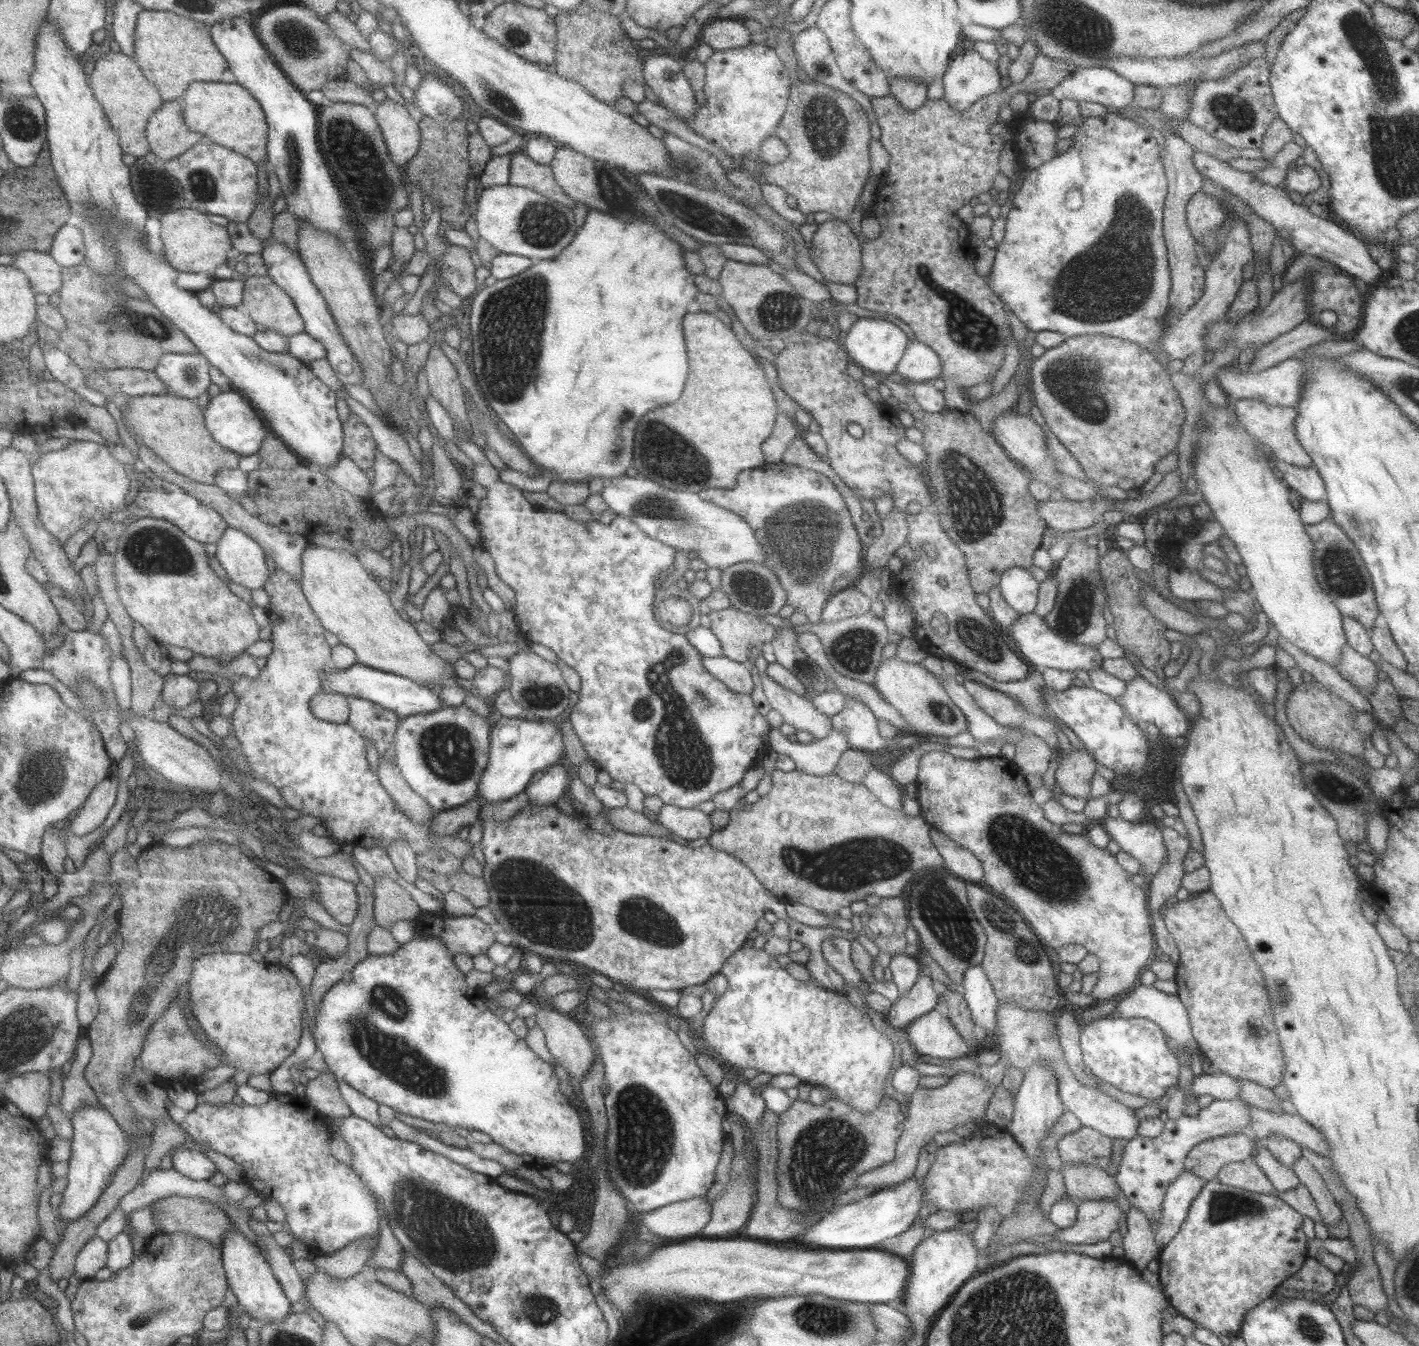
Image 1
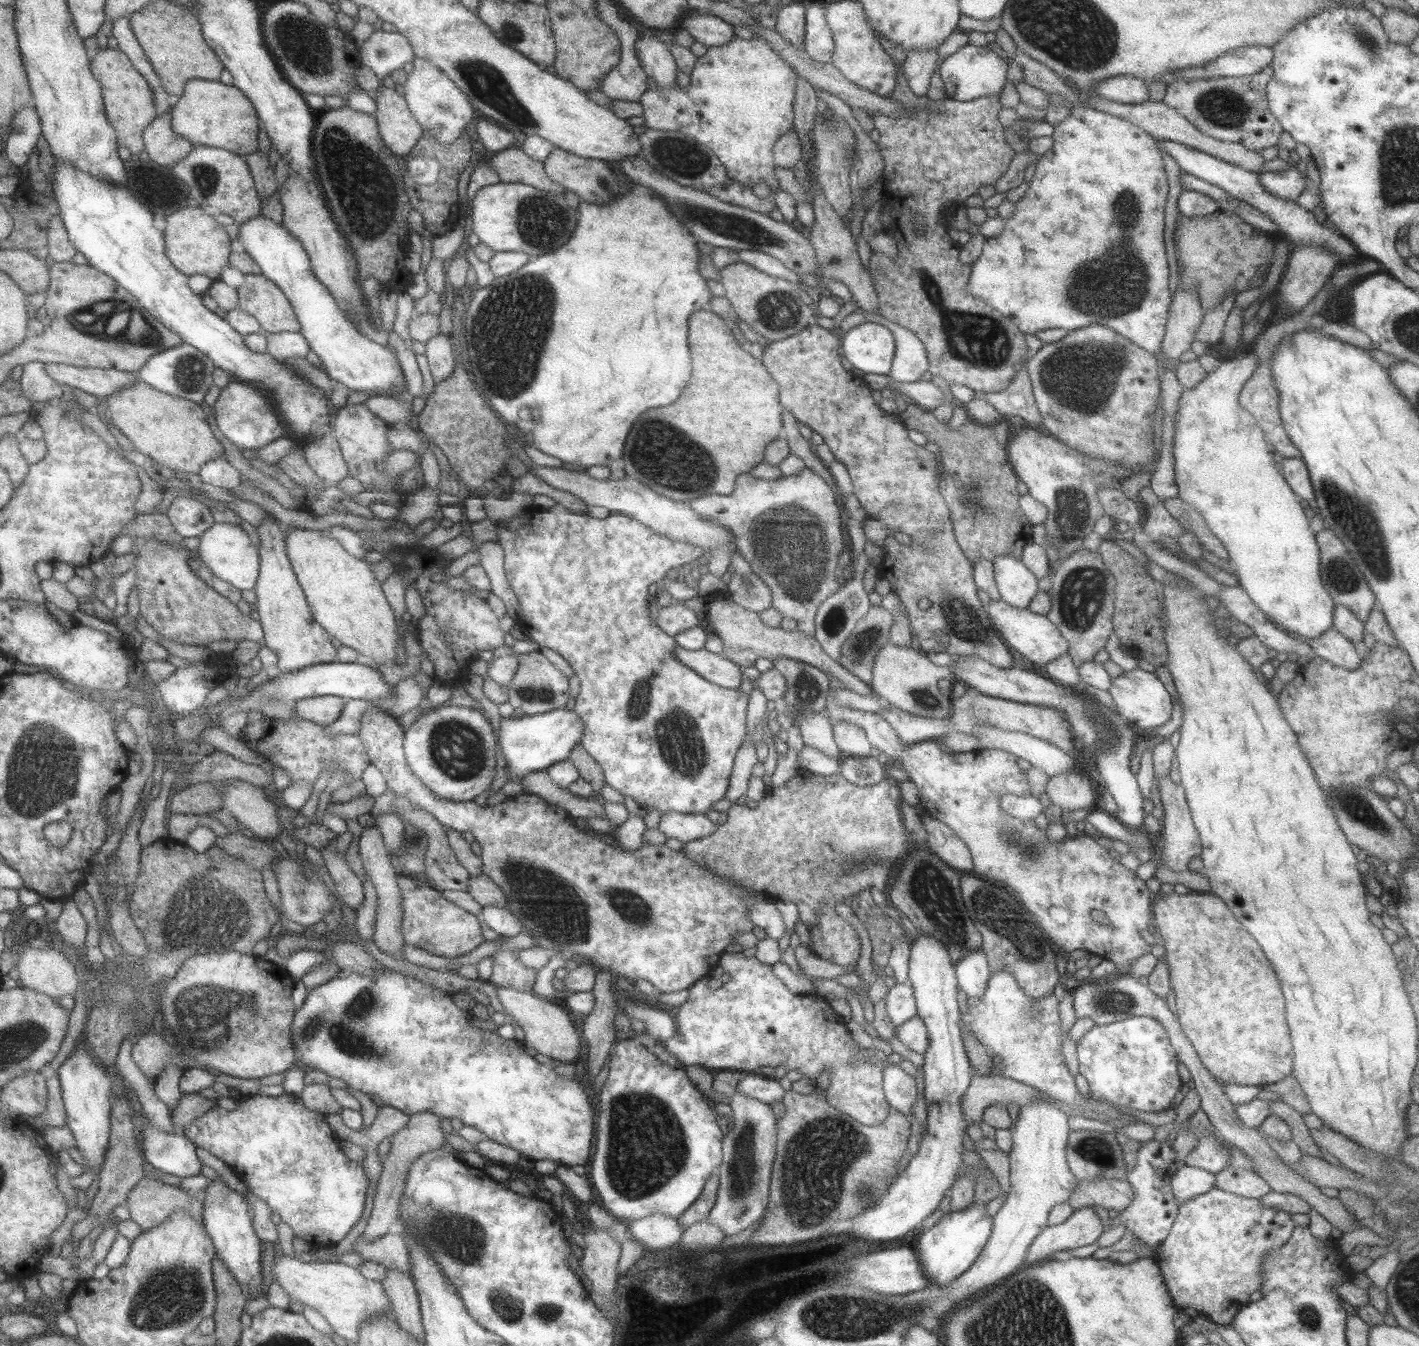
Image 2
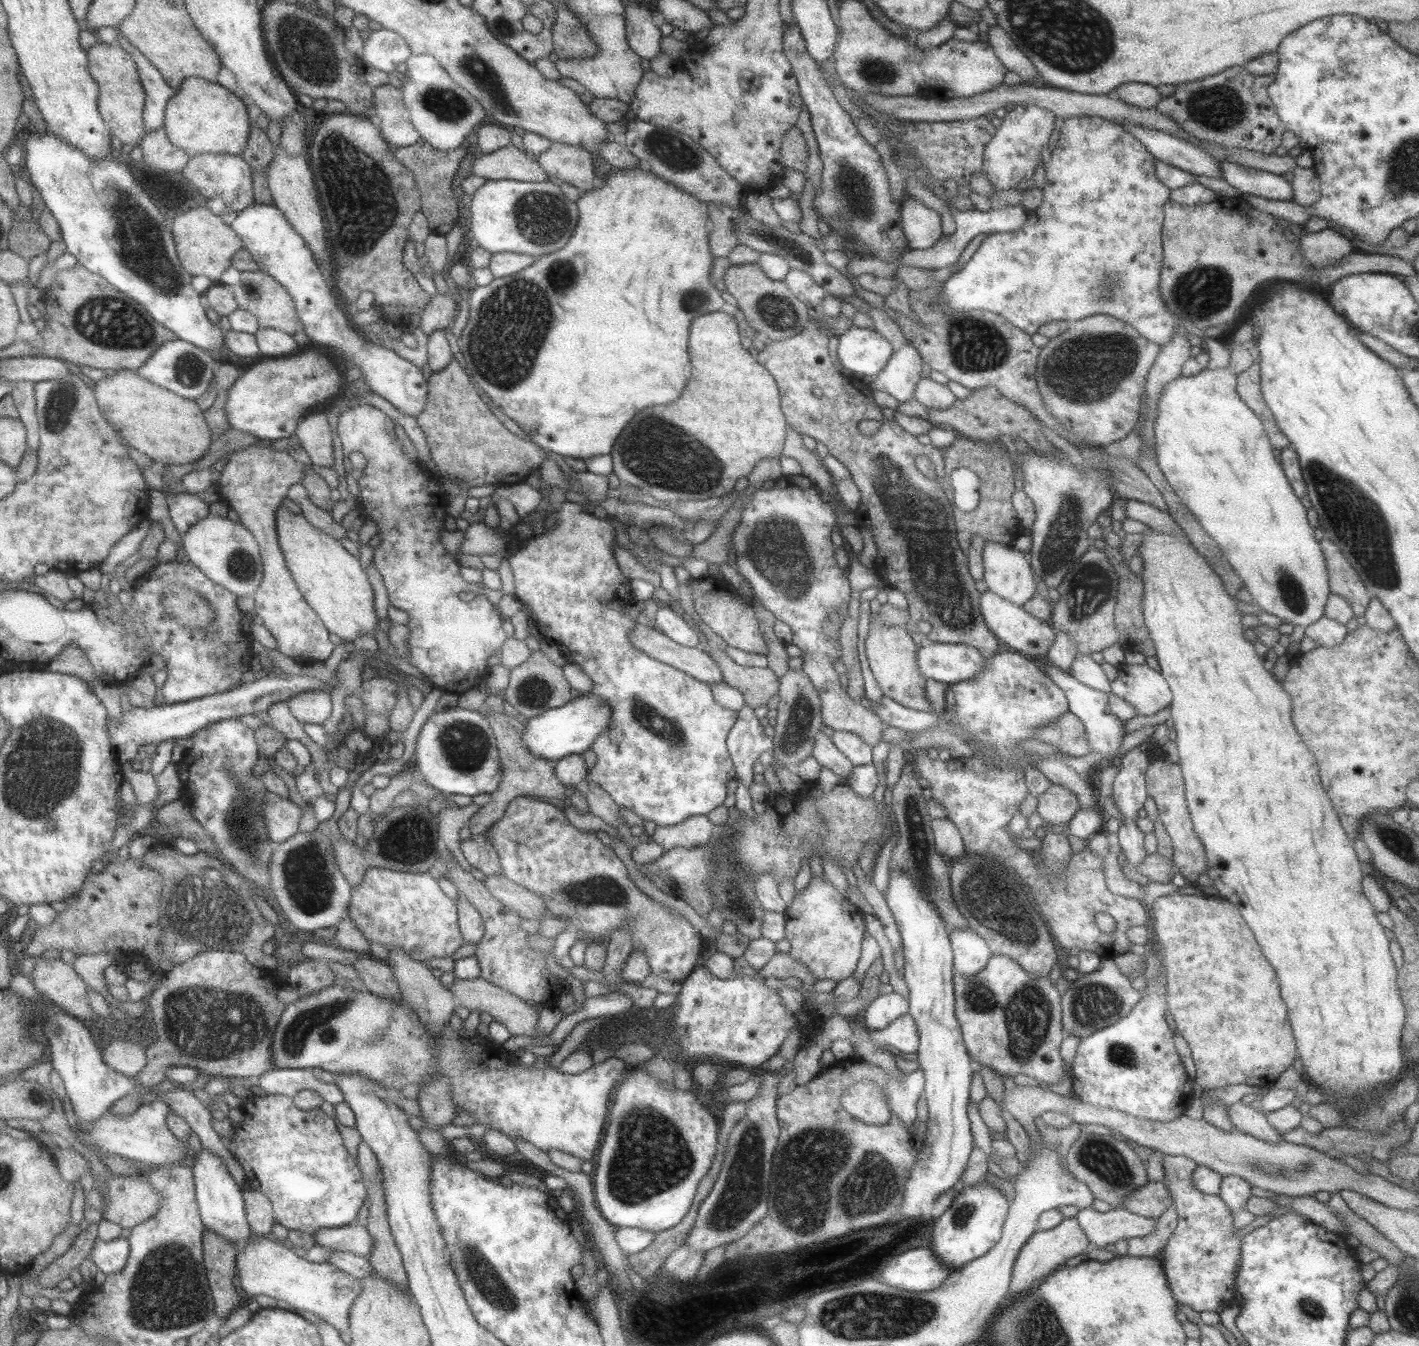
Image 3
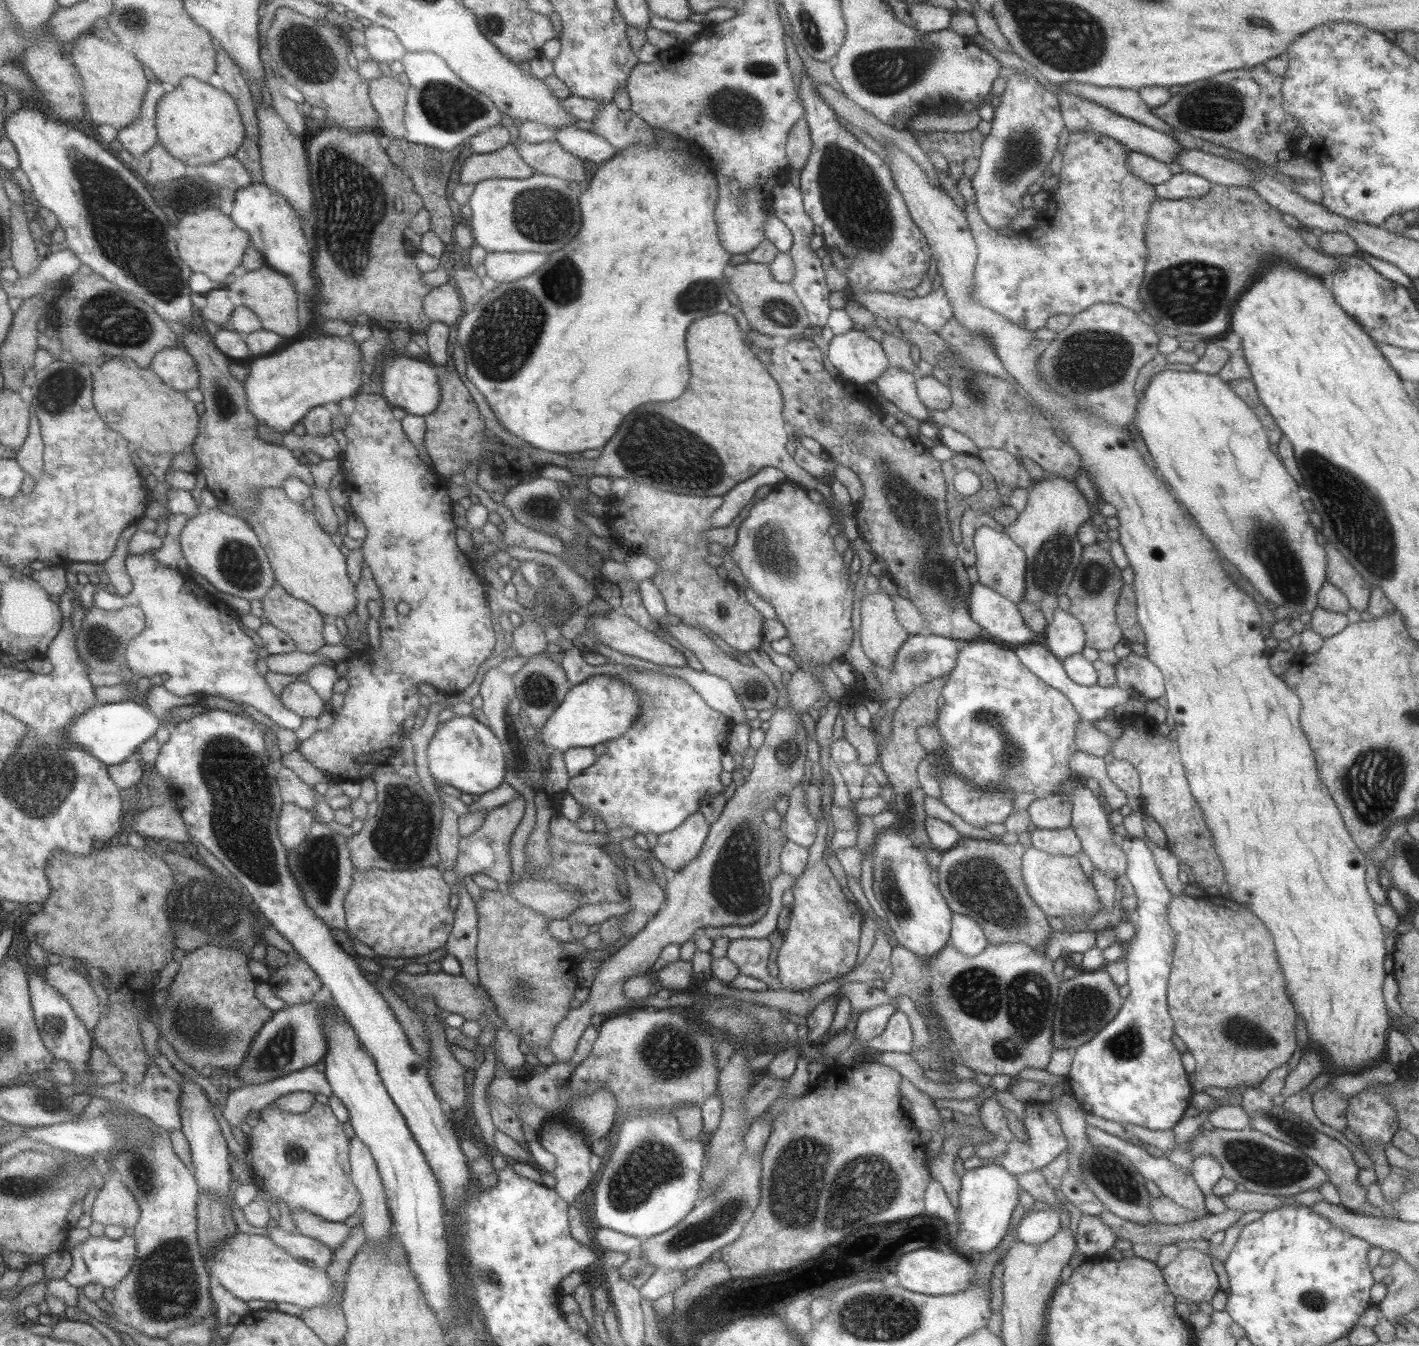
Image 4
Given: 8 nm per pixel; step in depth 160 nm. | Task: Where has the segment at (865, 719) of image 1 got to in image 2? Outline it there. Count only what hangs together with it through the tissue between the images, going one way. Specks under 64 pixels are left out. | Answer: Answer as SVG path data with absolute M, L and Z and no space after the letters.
M838 720L832 723L832 735L843 757L869 756L871 747L862 728L846 720Z

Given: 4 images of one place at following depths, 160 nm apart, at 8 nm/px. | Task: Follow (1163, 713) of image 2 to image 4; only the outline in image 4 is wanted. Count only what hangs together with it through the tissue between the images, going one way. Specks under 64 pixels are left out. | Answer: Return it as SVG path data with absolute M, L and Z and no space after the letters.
M1127 654L1114 664L1116 684L1127 689L1131 696L1156 700L1165 692L1160 670L1147 657Z

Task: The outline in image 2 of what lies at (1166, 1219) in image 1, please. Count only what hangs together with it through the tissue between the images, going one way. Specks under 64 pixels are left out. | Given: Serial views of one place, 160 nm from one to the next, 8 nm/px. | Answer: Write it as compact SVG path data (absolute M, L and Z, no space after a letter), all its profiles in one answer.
M1178 1166L1170 1182L1173 1196L1180 1203L1202 1195L1203 1192L1209 1192L1214 1187L1215 1175L1216 1173L1199 1167Z

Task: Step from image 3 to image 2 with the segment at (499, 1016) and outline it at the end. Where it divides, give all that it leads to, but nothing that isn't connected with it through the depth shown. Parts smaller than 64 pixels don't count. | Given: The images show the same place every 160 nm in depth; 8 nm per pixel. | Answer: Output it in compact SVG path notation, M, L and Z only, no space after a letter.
M497 986L495 994L506 1014L506 1021L513 1020L523 1031L522 1044L525 1042L526 1046L535 1049L537 1053L562 1063L575 1063L579 1054L583 1052L582 1040L573 1027L566 1008L551 1001L545 1001L529 991L518 992L511 988Z

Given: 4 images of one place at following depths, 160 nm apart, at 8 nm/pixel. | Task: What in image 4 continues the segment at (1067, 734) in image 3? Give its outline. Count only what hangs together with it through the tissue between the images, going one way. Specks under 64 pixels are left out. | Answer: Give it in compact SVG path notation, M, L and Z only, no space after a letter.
M1129 714L1127 720L1120 724L1119 737L1112 739L1101 731L1094 730L1089 722L1080 721L1075 731L1077 751L1096 757L1113 754L1114 760L1130 762L1139 777L1141 811L1151 816L1162 828L1166 836L1167 849L1179 863L1190 868L1198 888L1215 888L1217 897L1225 898L1229 902L1229 892L1225 886L1221 863L1215 856L1211 844L1212 836L1209 835L1207 825L1204 823L1203 813L1193 798L1185 778L1177 743L1168 735L1159 734L1158 724L1145 714Z

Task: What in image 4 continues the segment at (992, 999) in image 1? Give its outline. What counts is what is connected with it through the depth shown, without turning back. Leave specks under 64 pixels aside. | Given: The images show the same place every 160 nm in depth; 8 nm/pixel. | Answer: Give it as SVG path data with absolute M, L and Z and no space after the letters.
M953 913L951 916L950 938L948 941L956 946L959 952L973 956L988 942L977 924L965 916Z

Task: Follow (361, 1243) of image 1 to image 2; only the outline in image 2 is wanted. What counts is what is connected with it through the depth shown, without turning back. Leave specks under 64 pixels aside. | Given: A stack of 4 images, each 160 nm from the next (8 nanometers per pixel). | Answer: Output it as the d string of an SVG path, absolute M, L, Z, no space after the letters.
M434 1112L413 1113L410 1115L407 1124L403 1128L399 1128L399 1131L391 1136L390 1149L381 1160L382 1169L379 1178L376 1180L370 1217L361 1234L364 1239L370 1241L383 1236L389 1230L389 1226L399 1220L398 1206L404 1191L404 1181L406 1180L406 1172L410 1164L413 1164L413 1161L417 1160L421 1153L439 1150L446 1143L445 1133L440 1128L441 1121L441 1118Z

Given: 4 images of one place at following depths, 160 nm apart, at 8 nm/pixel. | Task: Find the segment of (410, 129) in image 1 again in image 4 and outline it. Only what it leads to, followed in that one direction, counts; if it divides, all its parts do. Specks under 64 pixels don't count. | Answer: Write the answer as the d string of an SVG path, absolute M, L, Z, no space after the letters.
M380 75L369 81L368 97L379 117L378 131L393 138L402 138L406 86L399 82L396 75Z

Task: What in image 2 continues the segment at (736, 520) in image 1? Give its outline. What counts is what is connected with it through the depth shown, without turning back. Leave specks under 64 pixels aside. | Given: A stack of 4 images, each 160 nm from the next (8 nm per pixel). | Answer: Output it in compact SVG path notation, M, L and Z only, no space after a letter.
M539 465L532 467L535 469L535 474L539 476L537 478L553 488L569 491L578 496L585 505L603 507L610 513L619 513L633 518L641 524L649 525L657 534L667 535L677 542L685 541L700 546L707 555L714 550L716 561L712 563L712 575L715 577L720 578L730 564L727 561L731 551L734 550L730 532L724 526L703 521L701 515L697 515L691 509L689 502L671 501L670 498L661 496L633 480L612 480L609 478L599 480L591 478L586 472L571 471L562 467Z

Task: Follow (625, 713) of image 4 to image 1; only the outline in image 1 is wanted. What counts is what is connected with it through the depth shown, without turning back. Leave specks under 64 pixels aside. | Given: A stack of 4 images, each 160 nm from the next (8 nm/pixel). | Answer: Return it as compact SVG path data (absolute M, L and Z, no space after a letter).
M501 717L490 727L488 761L476 792L480 796L480 806L507 800L524 791L535 772L563 761L563 752L562 732L552 720Z

